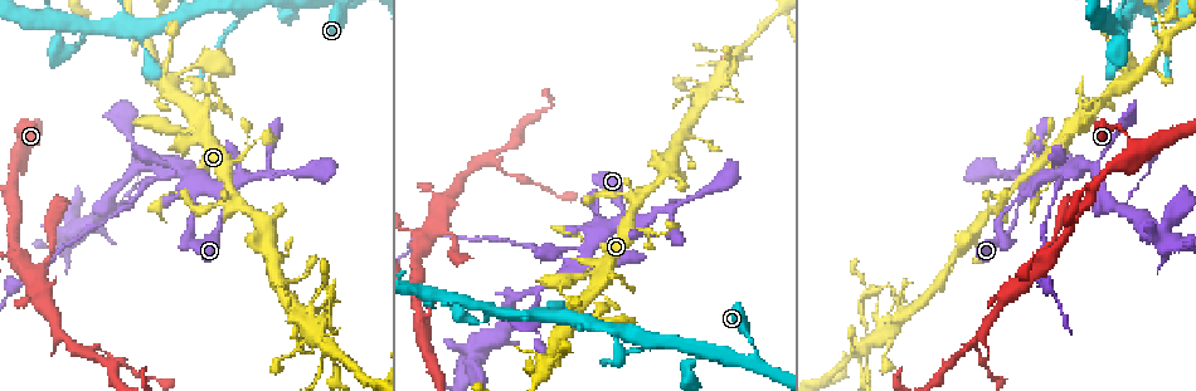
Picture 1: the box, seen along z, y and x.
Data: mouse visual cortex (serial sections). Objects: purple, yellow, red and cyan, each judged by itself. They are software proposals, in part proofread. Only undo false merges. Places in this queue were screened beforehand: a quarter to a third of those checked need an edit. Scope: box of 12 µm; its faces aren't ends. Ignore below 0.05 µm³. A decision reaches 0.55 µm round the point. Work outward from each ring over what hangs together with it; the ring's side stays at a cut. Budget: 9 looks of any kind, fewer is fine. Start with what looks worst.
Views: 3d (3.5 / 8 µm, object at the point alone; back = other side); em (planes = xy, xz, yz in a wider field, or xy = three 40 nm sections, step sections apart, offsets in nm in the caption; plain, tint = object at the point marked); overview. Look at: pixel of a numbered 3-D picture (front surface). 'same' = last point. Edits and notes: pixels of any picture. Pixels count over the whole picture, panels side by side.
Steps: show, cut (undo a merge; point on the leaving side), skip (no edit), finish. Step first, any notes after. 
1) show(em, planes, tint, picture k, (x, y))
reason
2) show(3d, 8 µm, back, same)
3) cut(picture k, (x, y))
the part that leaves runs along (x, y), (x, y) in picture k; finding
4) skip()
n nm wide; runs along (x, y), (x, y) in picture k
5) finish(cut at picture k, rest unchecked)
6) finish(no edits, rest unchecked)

show(em, planes, tint, picture 1, (639, 201))
three-way junction

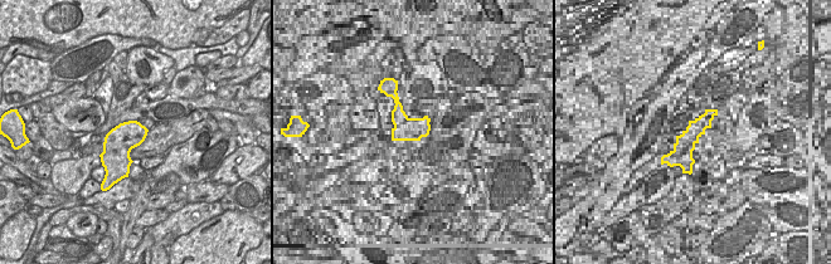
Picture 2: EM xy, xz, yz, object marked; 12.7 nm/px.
show(3d, 3.5 µm, back, same)

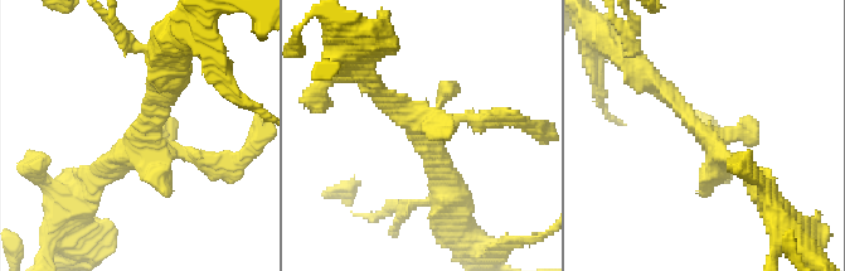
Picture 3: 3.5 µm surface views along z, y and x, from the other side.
skip()
runs along (647, 77), (670, 93), (753, 185) in picture 3; one cell here

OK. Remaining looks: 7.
show(em, xy, step 3, tint, picture 1, (698, 100))
arms part here

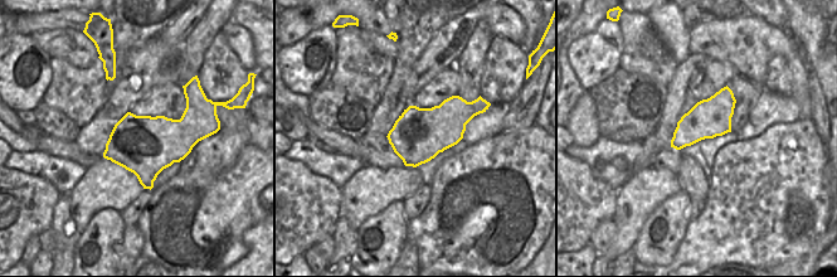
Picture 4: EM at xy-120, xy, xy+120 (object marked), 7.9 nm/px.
show(3d, 3.5 µm, same)
see where the arms go

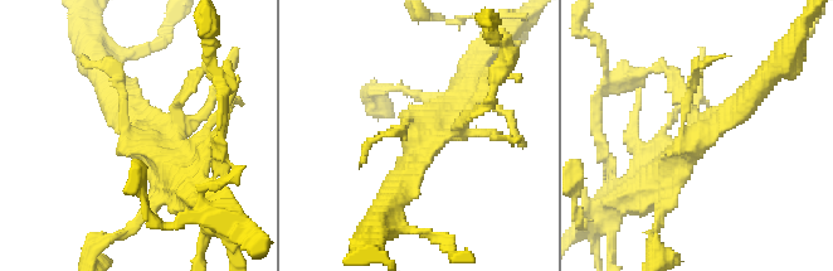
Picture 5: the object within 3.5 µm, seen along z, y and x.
skip()
runs along (763, 81), (653, 182) in picture 5; all the same cell

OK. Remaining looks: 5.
show(3d, 3.5 µm, picture 1, (154, 180))
calibre changes

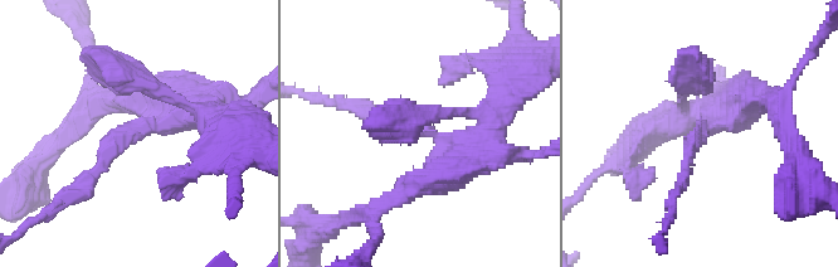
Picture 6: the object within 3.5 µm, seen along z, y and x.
show(em, xy, step 1, tint, picture 6, (424, 132))
arms of 150, 350 nm; shape alone is not enough

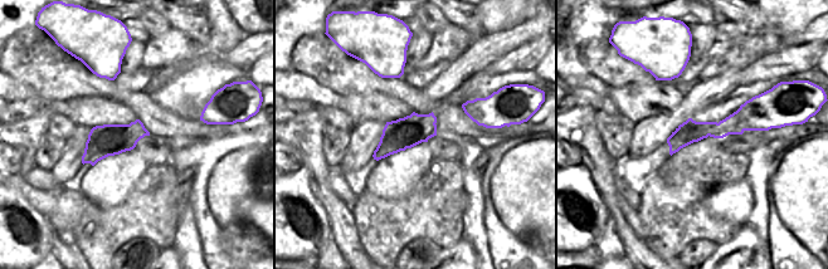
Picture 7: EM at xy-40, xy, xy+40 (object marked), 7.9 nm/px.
cut(picture 6, (110, 139))
the part that leaves runs along (147, 127), (127, 135), (54, 208) in picture 6; a second cell is stuck on

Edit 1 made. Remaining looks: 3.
show(overview)

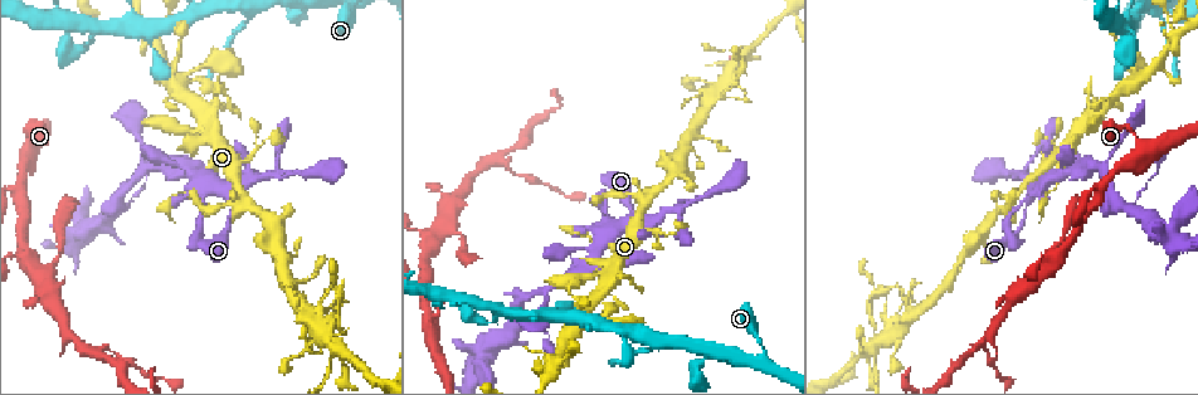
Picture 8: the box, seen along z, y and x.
show(3d, 3.5 µm, picture 8, (177, 86))
thin arm on a thick one

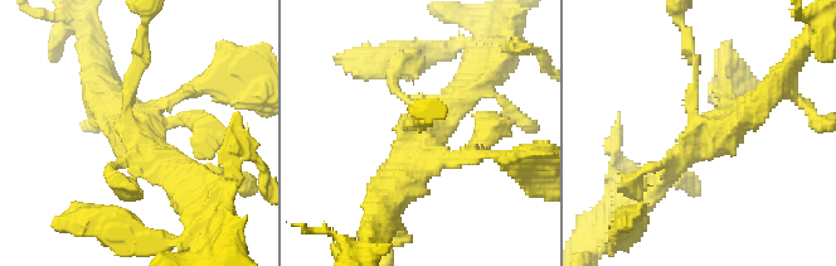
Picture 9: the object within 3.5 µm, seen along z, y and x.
show(em, planes, tint, picture 9, (710, 135))
need the tissue

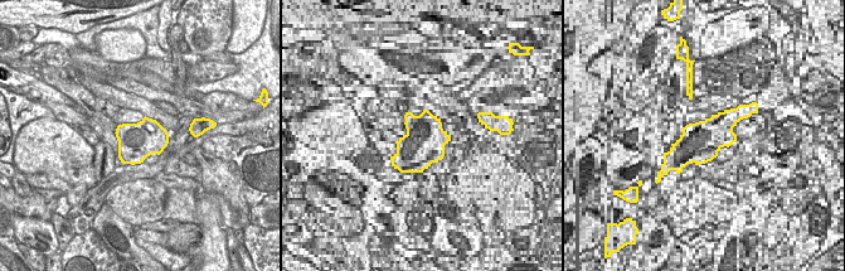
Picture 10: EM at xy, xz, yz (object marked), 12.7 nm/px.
skip()
runs along (655, 189), (703, 135), (767, 97) in picture 9; one cell here

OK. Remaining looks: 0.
finish(cut at picture 6, rest unchecked)

